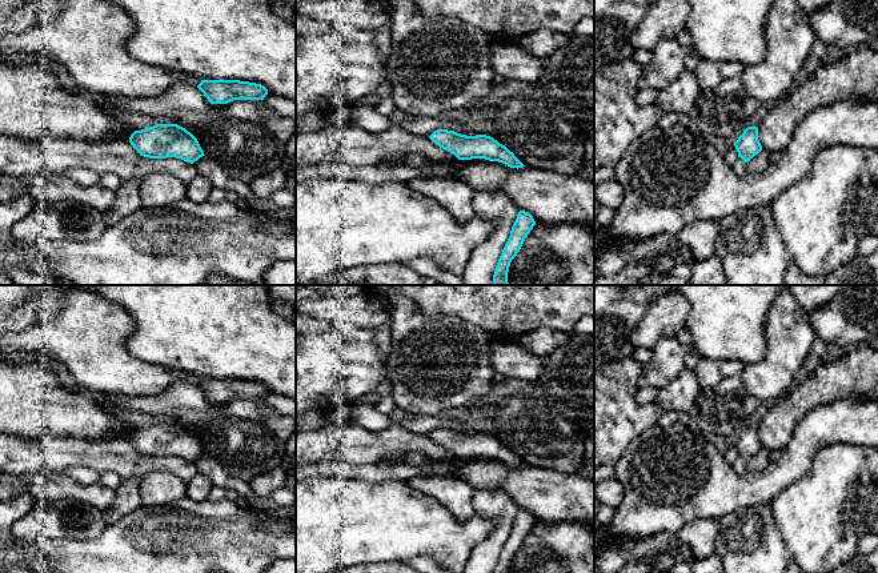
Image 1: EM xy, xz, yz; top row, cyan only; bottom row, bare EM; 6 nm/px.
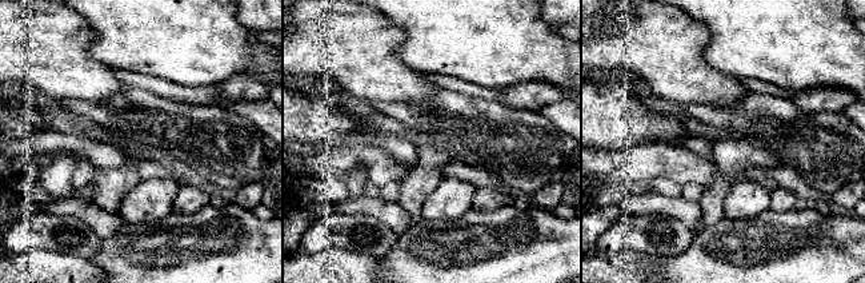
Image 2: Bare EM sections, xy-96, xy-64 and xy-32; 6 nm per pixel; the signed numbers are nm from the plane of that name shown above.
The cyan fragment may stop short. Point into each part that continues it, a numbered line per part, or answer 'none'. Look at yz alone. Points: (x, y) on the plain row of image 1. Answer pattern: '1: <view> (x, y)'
1: yz (740, 464)

